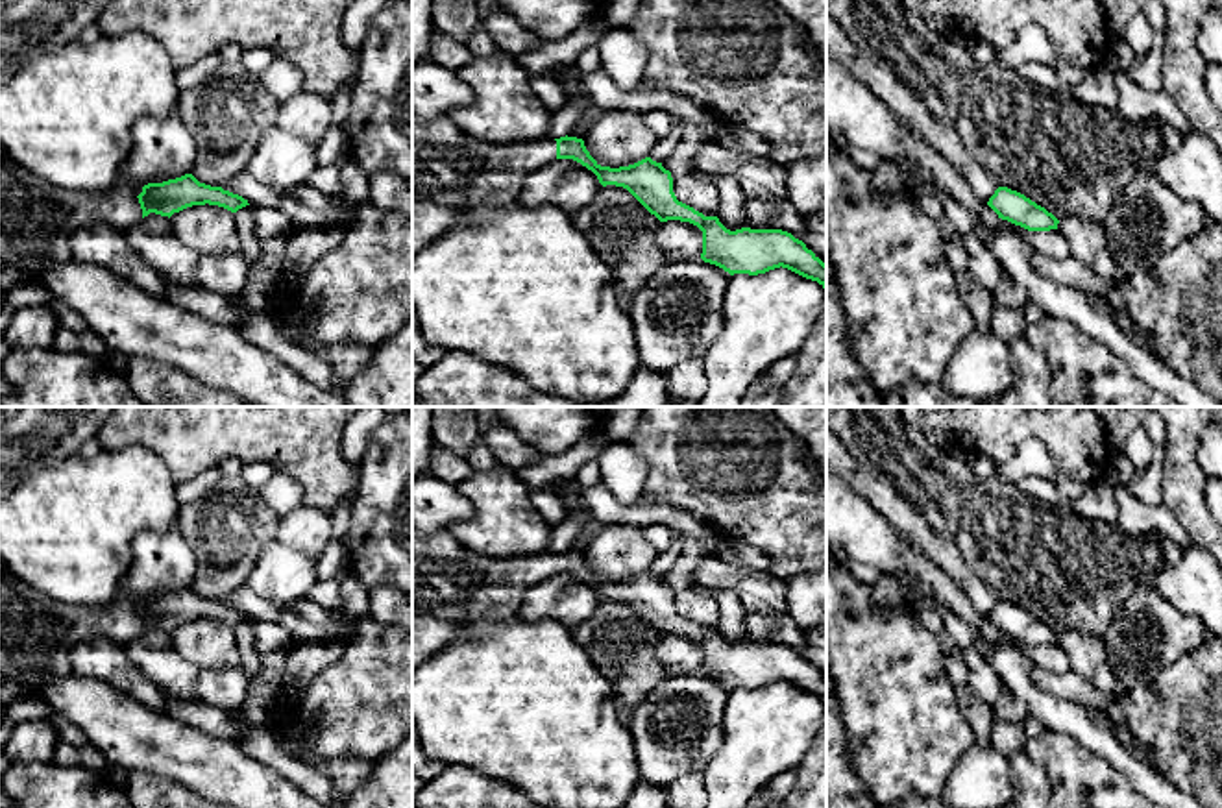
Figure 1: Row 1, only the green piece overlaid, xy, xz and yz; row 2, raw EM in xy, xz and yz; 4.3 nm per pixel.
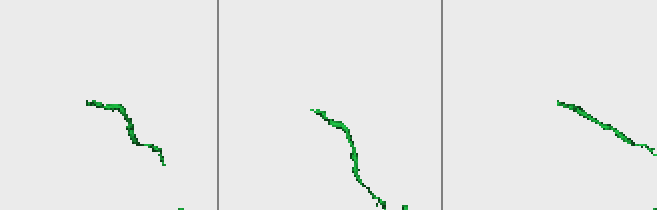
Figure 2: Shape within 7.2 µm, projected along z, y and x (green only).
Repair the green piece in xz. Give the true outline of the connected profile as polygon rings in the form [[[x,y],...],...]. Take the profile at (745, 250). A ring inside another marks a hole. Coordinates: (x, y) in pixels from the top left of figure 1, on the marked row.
[[[451,118],[412,129],[412,200],[446,207],[483,202],[516,202],[525,178],[553,163],[573,159],[592,170],[603,187],[627,189],[660,222],[680,220],[703,231],[704,263],[734,274],[758,275],[788,268],[826,288],[826,264],[806,244],[782,229],[727,229],[717,216],[704,216],[677,200],[671,172],[645,157],[634,165],[601,166],[577,137],[523,144],[488,144],[471,139]]]

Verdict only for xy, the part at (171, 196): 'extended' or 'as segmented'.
extended

